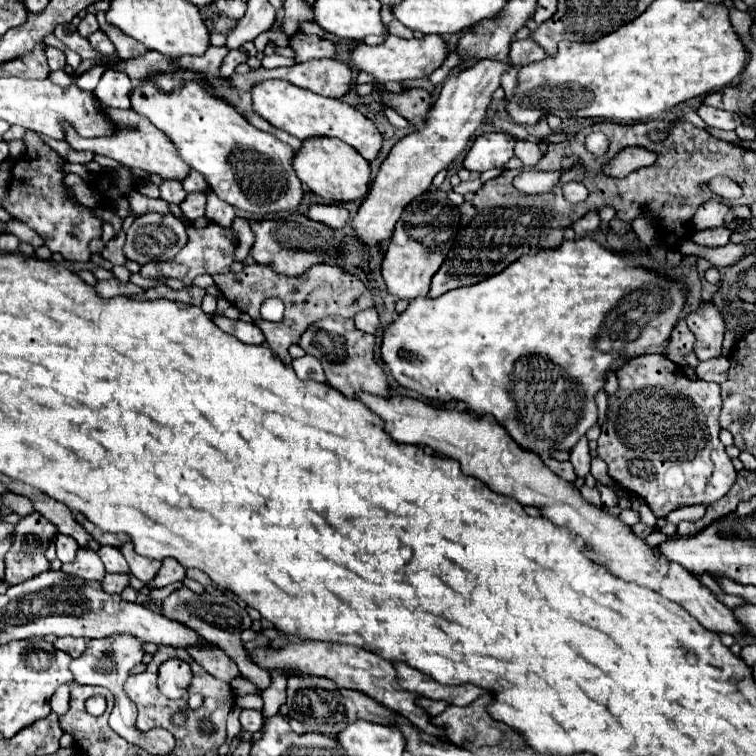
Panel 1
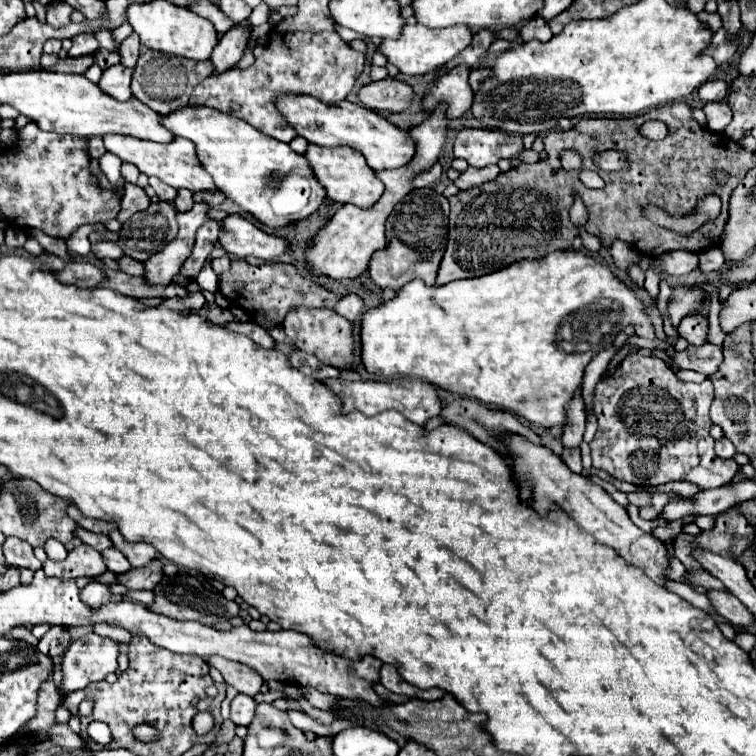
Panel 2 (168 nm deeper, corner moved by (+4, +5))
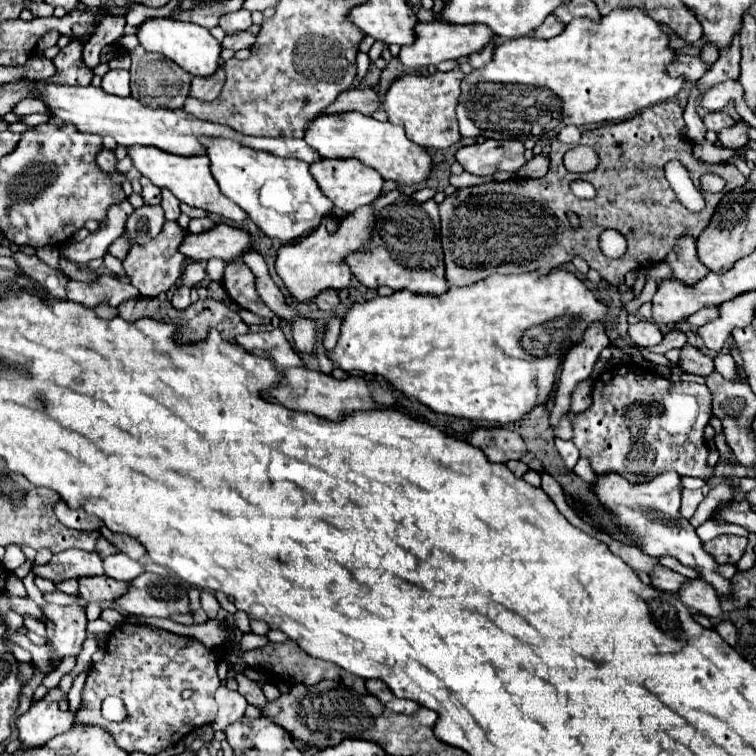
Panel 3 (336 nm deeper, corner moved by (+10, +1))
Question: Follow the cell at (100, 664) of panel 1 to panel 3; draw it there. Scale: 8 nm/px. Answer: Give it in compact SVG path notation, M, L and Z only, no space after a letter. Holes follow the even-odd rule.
M52 688L44 700L32 704L26 714L16 718L16 738L20 740L20 750L40 748L48 742L48 738L54 738L72 726L74 718L58 708L58 700L62 696L64 692L60 688Z

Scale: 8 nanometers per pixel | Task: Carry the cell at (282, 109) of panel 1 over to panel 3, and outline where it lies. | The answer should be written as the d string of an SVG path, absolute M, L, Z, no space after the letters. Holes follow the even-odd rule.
M356 112L316 118L316 122L312 122L312 126L308 128L308 134L304 136L304 140L324 158L360 160L362 164L378 170L386 180L396 182L398 188L424 182L432 170L432 158L428 150L408 140L404 134L404 128L390 122L378 122L372 116L364 116Z

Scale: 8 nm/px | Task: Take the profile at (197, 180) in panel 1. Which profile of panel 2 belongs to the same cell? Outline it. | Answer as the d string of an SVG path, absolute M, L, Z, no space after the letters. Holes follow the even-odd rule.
M204 190L204 192L196 192L194 194L196 202L210 202L210 208L222 204L226 200L226 196L220 190Z

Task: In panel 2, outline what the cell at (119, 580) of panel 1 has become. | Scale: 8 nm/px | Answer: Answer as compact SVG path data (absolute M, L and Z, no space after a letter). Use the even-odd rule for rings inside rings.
M90 580L80 594L82 594L82 602L86 602L88 606L102 606L110 602L110 596L112 596L110 586L102 584L100 580Z

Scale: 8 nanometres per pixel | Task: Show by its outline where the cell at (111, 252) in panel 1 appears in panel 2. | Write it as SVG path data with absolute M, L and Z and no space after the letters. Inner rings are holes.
M106 242L106 244L94 244L92 246L92 252L96 258L114 258L114 260L120 260L124 254L120 250L118 244L114 242Z

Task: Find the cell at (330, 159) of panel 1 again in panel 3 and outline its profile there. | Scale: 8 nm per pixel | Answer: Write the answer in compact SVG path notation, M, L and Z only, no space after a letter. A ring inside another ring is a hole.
M322 158L320 162L314 162L310 166L310 174L318 182L320 190L334 202L334 206L348 214L352 214L356 208L360 208L364 204L372 204L382 194L382 186L384 186L384 178L376 170L364 166L360 160L352 160L352 158L350 160Z

